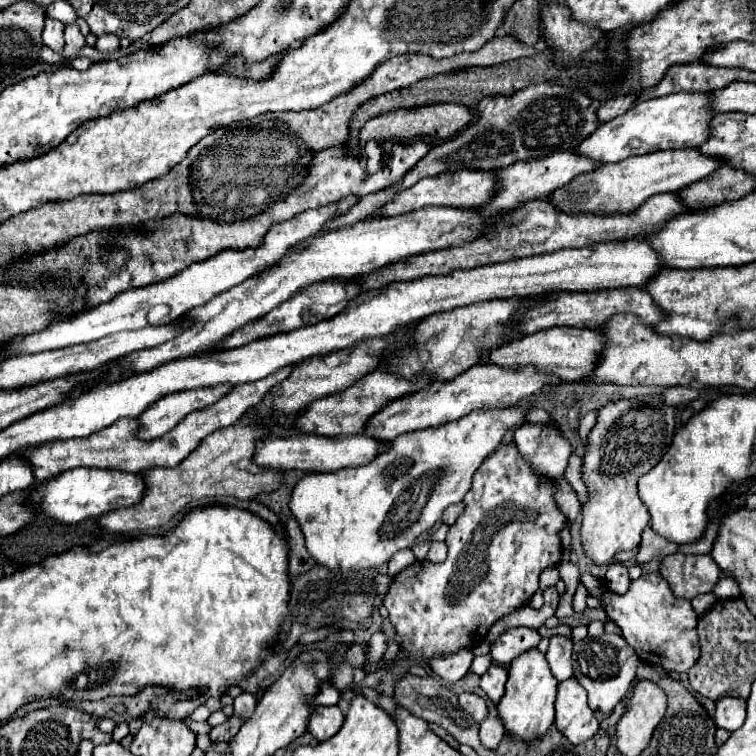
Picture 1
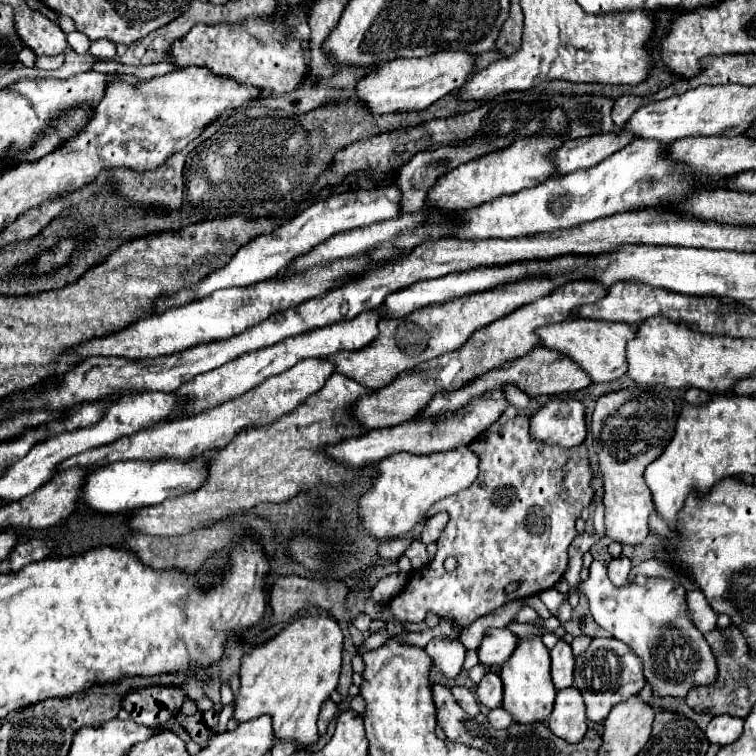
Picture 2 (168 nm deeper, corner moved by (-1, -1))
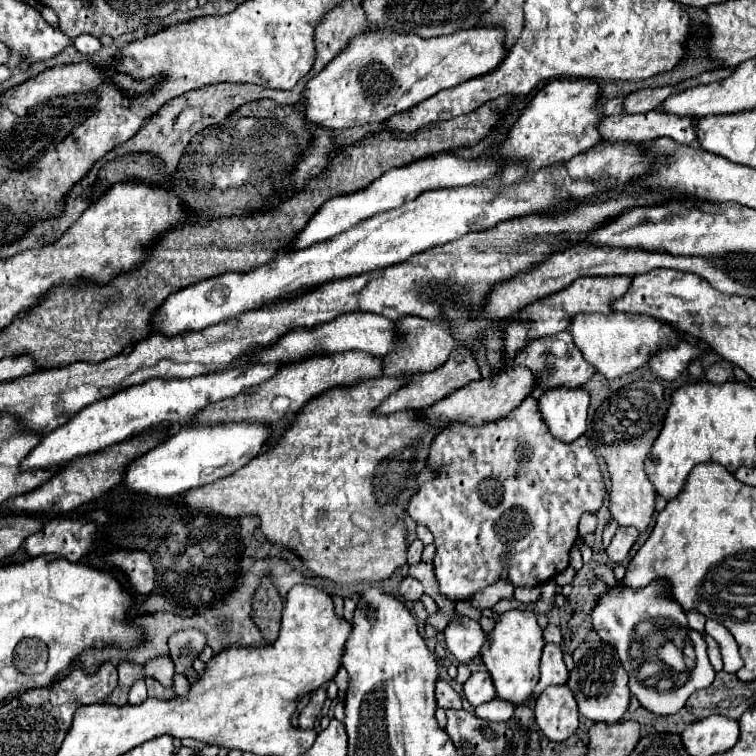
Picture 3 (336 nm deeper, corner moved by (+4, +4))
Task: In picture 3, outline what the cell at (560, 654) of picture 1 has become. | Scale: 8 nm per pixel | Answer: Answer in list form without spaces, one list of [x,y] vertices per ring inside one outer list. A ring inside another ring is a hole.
[[[545,644],[543,658],[541,658],[541,680],[537,684],[535,694],[541,694],[547,686],[553,684],[565,684],[569,678],[569,672],[563,662],[563,650],[557,644]]]

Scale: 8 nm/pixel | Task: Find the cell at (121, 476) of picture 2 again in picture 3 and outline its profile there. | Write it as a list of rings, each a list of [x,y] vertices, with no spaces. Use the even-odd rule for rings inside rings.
[[[213,424],[213,426],[189,426],[181,428],[177,434],[163,440],[159,446],[147,454],[129,462],[123,474],[123,484],[127,490],[153,496],[169,498],[183,494],[191,488],[211,484],[219,478],[225,478],[245,466],[251,458],[261,452],[261,446],[267,442],[267,426],[259,424]]]

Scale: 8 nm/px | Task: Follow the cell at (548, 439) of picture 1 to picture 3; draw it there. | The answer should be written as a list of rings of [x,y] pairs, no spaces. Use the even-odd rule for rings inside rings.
[[[583,388],[577,390],[547,390],[539,398],[539,412],[553,434],[561,442],[573,442],[587,430],[589,394]]]

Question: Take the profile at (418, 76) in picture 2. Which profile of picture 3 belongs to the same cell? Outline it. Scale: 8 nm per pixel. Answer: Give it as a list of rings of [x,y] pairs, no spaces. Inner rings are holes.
[[[499,28],[461,30],[429,40],[417,38],[415,34],[363,32],[325,70],[307,82],[301,100],[307,104],[305,112],[309,122],[321,128],[337,130],[383,122],[393,114],[415,108],[439,90],[491,72],[503,56],[503,30]]]

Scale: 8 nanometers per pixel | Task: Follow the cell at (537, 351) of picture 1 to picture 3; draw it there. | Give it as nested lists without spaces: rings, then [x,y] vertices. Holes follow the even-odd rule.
[[[613,312],[577,314],[569,322],[569,332],[581,354],[607,380],[625,376],[635,368],[641,368],[645,364],[645,358],[653,350],[657,350],[657,346],[673,344],[677,340],[675,332],[669,326],[665,326],[665,322],[657,322],[657,318],[637,318],[637,314],[613,314]]]

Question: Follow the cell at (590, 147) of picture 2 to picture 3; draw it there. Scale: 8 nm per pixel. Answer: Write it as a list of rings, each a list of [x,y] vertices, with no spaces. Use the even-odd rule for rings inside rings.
[[[657,110],[601,118],[599,134],[603,142],[649,142],[661,136],[685,144],[693,144],[695,140],[693,122],[685,122],[685,118],[665,118],[665,114],[657,114]]]

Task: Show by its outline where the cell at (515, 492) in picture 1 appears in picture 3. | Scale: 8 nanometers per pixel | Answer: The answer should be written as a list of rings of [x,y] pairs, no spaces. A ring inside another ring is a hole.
[[[527,396],[515,410],[505,418],[469,430],[469,426],[453,426],[453,430],[443,430],[429,448],[429,466],[441,466],[445,478],[429,482],[425,490],[419,490],[411,500],[407,514],[425,524],[435,536],[437,554],[433,560],[435,576],[439,582],[439,592],[451,600],[469,600],[475,592],[491,586],[501,576],[499,556],[507,554],[509,576],[515,588],[533,588],[569,566],[569,550],[577,536],[577,524],[583,512],[597,512],[603,502],[605,484],[599,472],[597,458],[587,446],[587,438],[581,436],[571,444],[557,442],[545,426],[541,426],[541,416],[537,414],[537,400]]]

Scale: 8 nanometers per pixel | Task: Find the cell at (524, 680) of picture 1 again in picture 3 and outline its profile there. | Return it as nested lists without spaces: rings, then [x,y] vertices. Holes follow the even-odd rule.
[[[509,610],[499,616],[495,630],[489,634],[489,642],[485,644],[485,650],[481,650],[483,662],[493,678],[497,696],[505,702],[511,702],[515,706],[529,704],[533,698],[533,690],[539,682],[539,666],[541,666],[541,654],[543,654],[543,632],[537,624],[537,618],[533,612],[523,610]]]

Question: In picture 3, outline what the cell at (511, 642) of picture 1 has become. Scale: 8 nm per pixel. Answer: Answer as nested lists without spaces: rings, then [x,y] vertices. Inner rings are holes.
[[[471,618],[451,622],[443,634],[445,634],[447,648],[459,662],[469,662],[475,656],[479,656],[483,644],[489,640],[483,628],[479,626],[479,622]]]

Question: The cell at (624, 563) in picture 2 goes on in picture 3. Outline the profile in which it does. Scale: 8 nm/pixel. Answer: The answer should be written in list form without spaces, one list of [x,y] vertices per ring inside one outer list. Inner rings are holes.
[[[619,528],[607,548],[607,558],[609,558],[609,564],[619,564],[623,562],[627,556],[629,556],[629,550],[633,546],[633,542],[637,540],[637,530],[629,530],[629,528]]]

